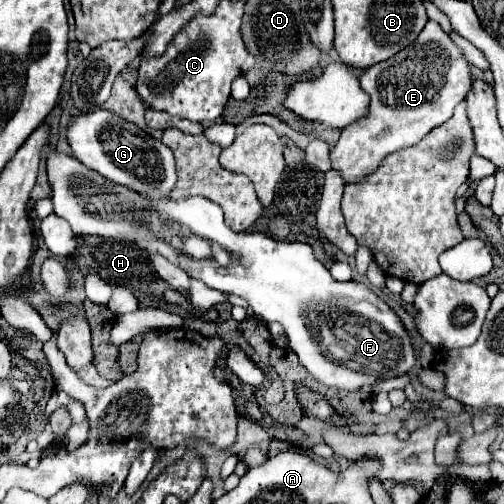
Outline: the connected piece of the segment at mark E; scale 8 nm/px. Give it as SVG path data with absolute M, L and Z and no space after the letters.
M427 21L419 37L379 65L365 69L359 77L361 89L371 97L367 113L347 125L331 151L333 169L341 171L347 183L375 171L381 159L397 149L419 143L433 127L451 117L451 111L471 85L469 63L461 51L449 41L447 33L435 21Z

